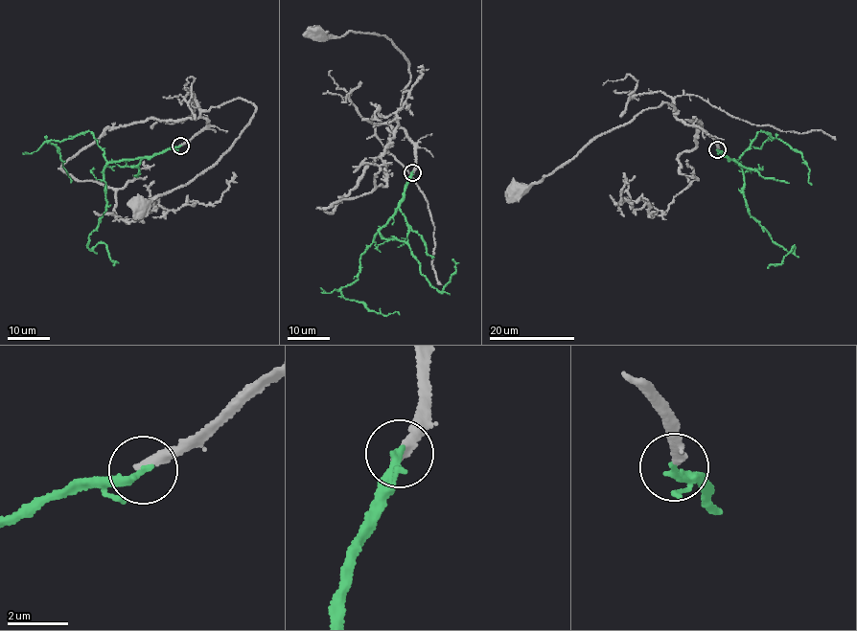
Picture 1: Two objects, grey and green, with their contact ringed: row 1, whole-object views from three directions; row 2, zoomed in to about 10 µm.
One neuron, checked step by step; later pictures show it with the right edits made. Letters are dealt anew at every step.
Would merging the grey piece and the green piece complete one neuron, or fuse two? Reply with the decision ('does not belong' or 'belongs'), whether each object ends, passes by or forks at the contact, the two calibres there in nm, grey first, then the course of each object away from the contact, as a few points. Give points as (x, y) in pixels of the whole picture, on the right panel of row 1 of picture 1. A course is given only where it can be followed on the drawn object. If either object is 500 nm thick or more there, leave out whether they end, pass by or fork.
belongs; grey ends there; green ends there; 320 nm thick on the grey side, 260 nm on the other; grey runs (717, 149), (714, 140), (675, 116), (672, 105), (660, 103), (594, 138), (572, 158), (519, 192); green runs (717, 149), (741, 168), (747, 211), (772, 239), (788, 251), (793, 252), (794, 246), (779, 264), (767, 268)

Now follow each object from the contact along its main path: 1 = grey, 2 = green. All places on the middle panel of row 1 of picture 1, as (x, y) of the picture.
1: (412, 172), (412, 141), (402, 128), (388, 124), (409, 81), (402, 53), (382, 34), (318, 34)
2: (412, 172), (404, 200), (380, 230), (382, 236), (408, 243), (423, 275), (441, 291), (455, 270), (452, 259)

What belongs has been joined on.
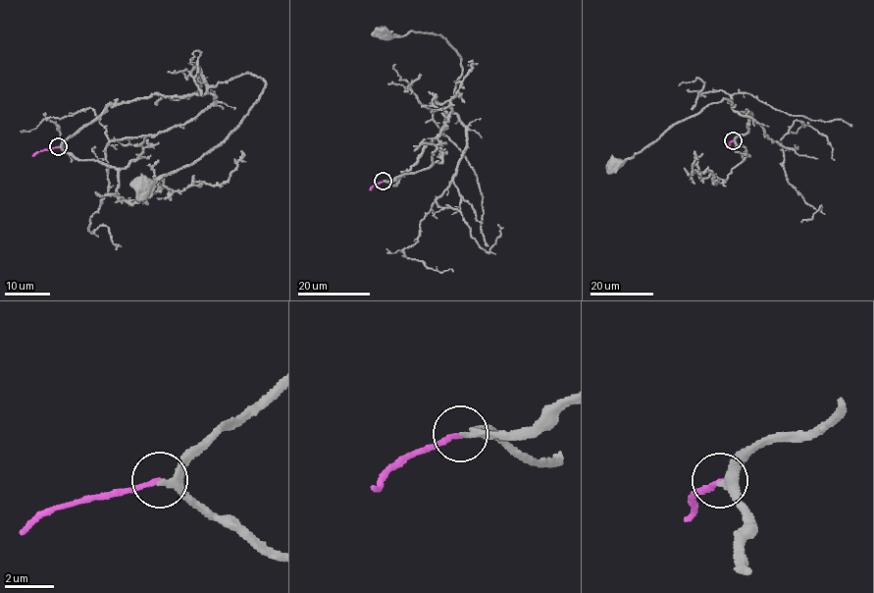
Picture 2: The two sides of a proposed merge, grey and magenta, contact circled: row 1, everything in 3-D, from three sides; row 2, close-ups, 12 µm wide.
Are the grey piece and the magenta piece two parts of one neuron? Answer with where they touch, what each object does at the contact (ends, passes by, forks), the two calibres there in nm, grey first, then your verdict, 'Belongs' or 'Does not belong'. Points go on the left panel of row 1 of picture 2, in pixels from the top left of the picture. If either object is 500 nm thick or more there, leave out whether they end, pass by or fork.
Place: (58, 146). At the ring grey passes by. At the ring magenta ends. Thickness 200 nm (grey) against 170 nm. Belongs

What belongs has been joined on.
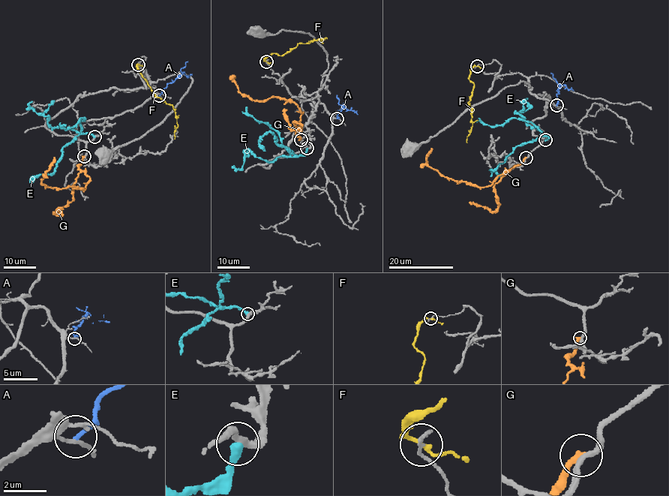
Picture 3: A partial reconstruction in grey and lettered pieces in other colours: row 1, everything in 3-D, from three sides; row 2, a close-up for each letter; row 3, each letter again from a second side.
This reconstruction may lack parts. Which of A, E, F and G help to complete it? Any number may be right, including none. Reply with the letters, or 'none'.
none

